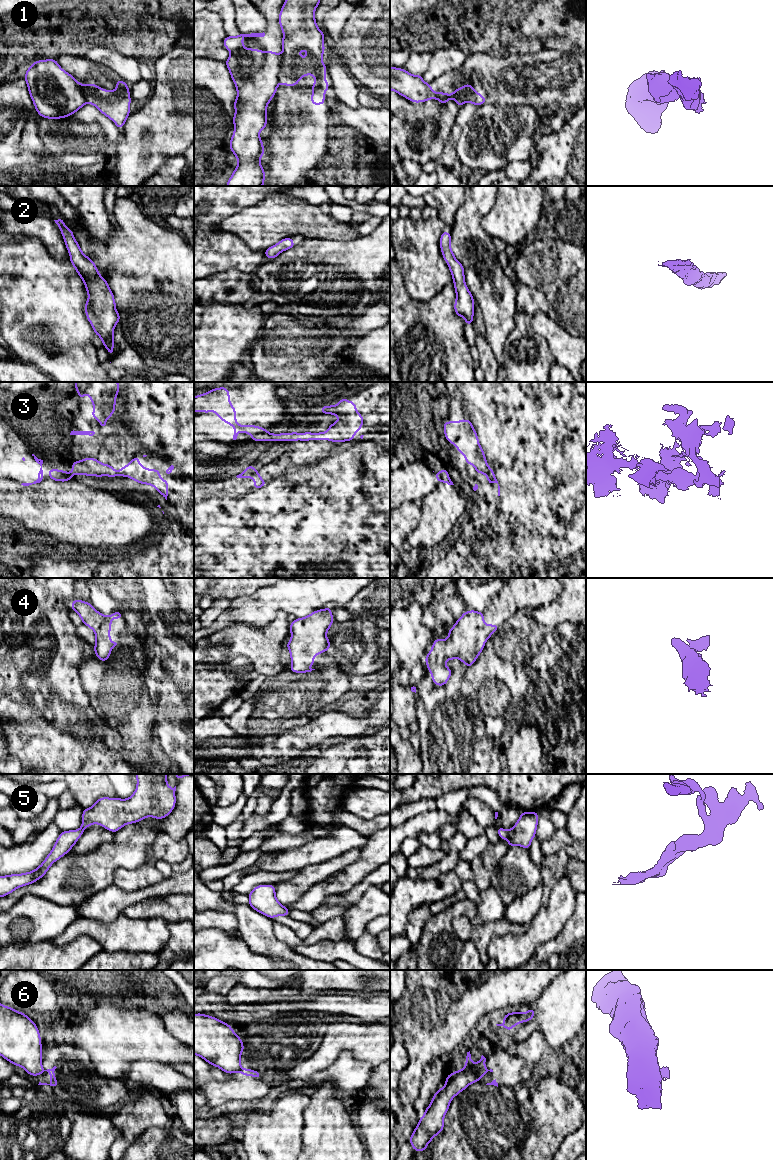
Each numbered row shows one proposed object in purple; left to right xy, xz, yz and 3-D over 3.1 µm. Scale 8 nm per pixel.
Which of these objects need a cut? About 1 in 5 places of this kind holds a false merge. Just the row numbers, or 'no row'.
1, 3, 6

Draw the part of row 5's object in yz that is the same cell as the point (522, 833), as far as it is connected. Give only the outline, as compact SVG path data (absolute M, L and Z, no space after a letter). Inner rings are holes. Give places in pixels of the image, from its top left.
M521 812L518 821L510 830L496 828L499 838L505 838L510 847L522 846L529 850L531 842L536 836L538 818L538 812Z

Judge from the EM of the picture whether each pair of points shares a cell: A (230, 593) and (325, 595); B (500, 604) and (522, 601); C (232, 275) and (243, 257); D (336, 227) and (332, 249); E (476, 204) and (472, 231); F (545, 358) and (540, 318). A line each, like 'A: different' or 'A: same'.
A: different
B: same
C: different
D: different
E: same
F: different

